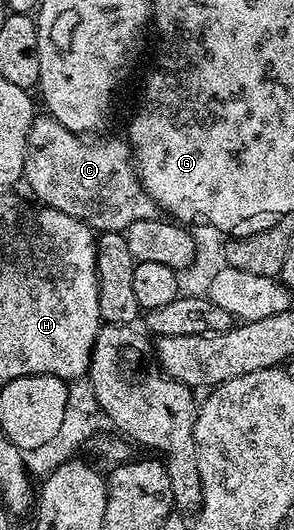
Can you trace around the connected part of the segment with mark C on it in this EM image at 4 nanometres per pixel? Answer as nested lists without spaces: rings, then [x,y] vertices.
[[[48,114],[35,115],[28,130],[22,171],[24,184],[30,187],[29,195],[39,205],[55,208],[64,214],[72,214],[72,218],[80,218],[80,222],[84,222],[98,234],[125,233],[126,228],[132,226],[132,222],[159,219],[158,204],[146,193],[141,180],[138,179],[138,169],[134,166],[129,143],[122,139],[110,140],[107,144],[93,144],[90,140],[93,139],[68,130],[68,126],[60,126],[60,122],[56,122],[56,118]]]

